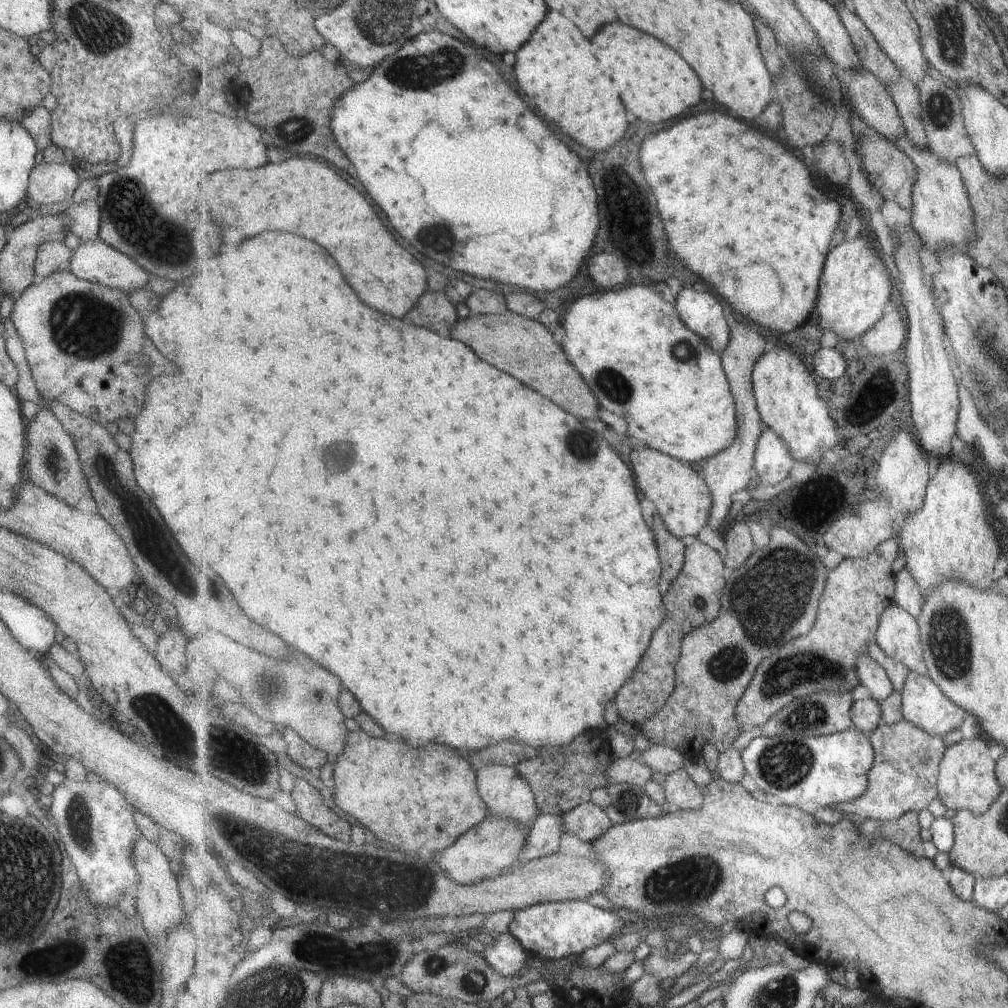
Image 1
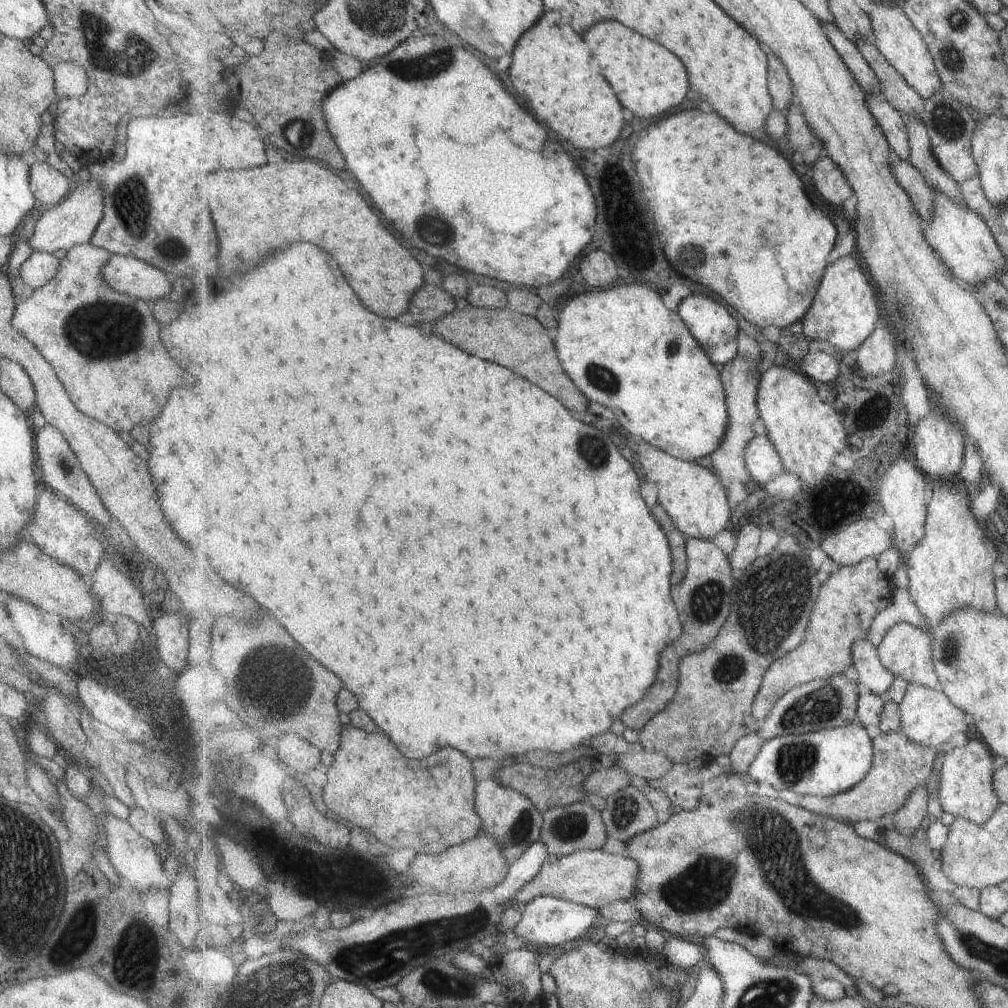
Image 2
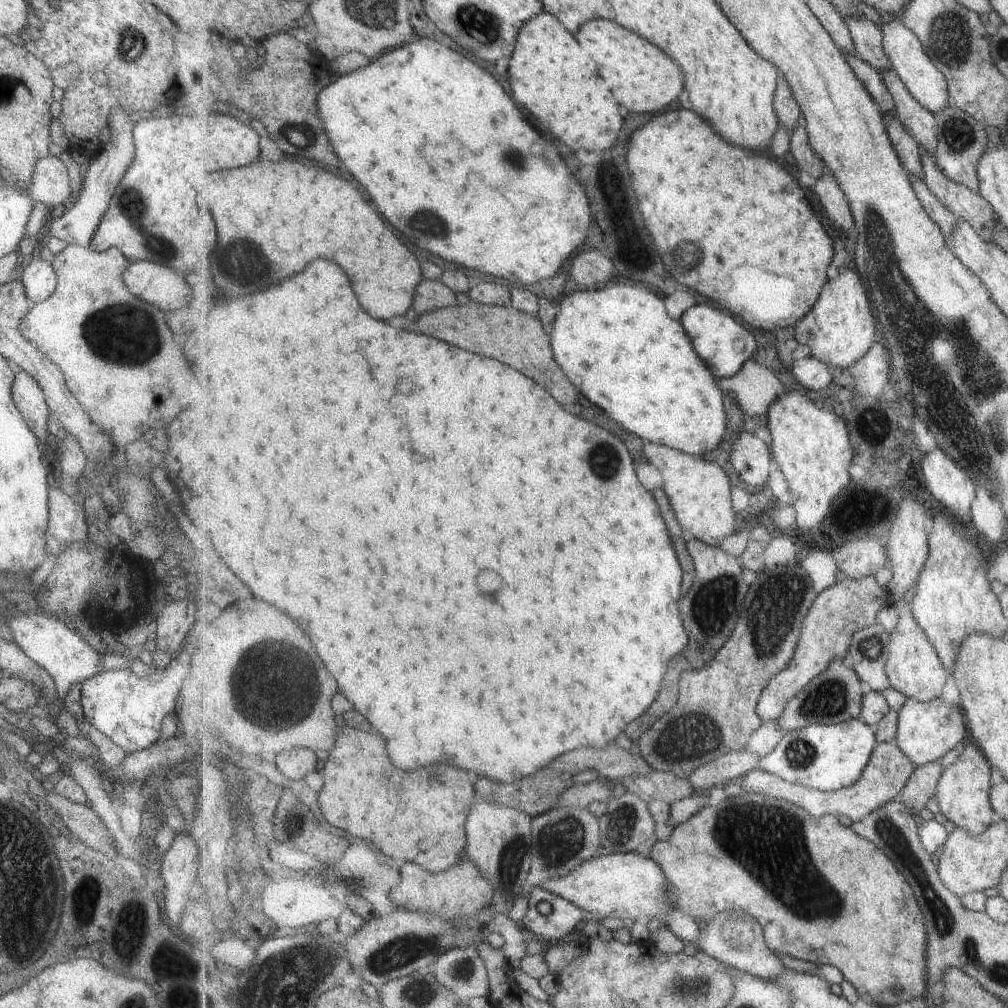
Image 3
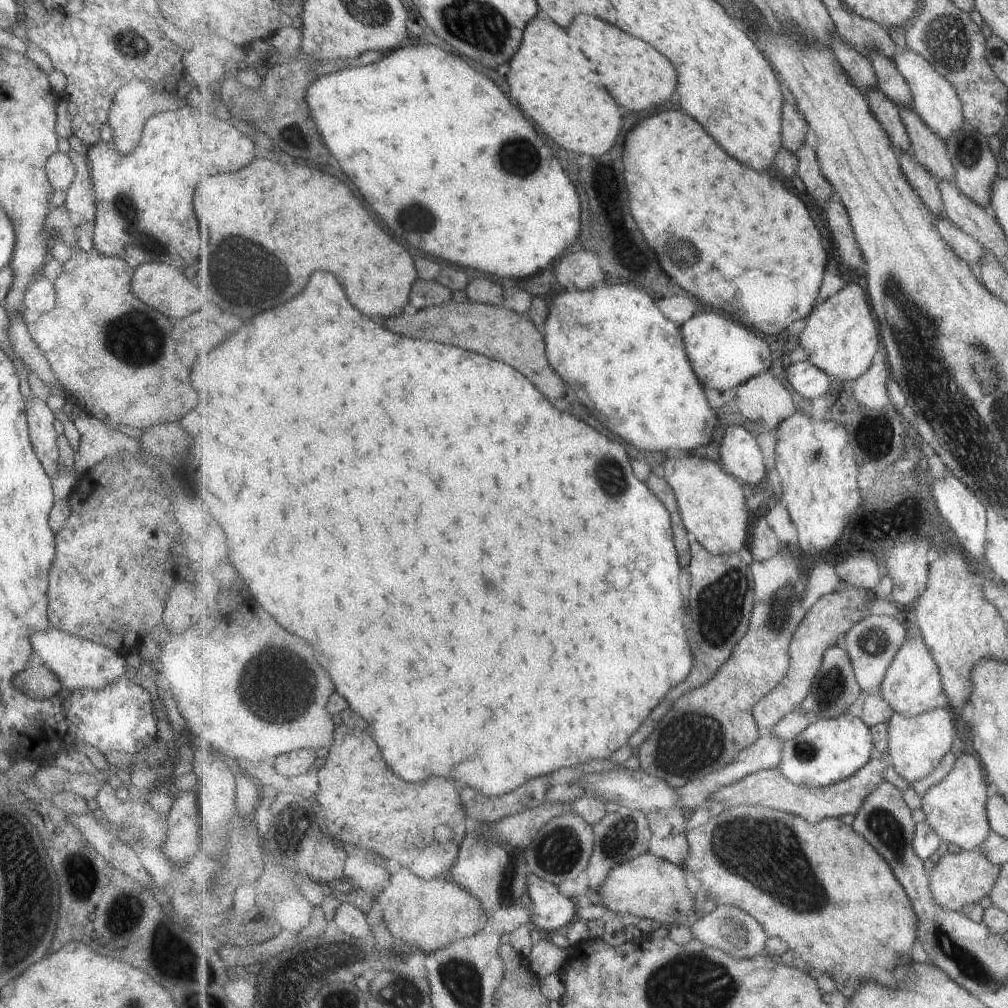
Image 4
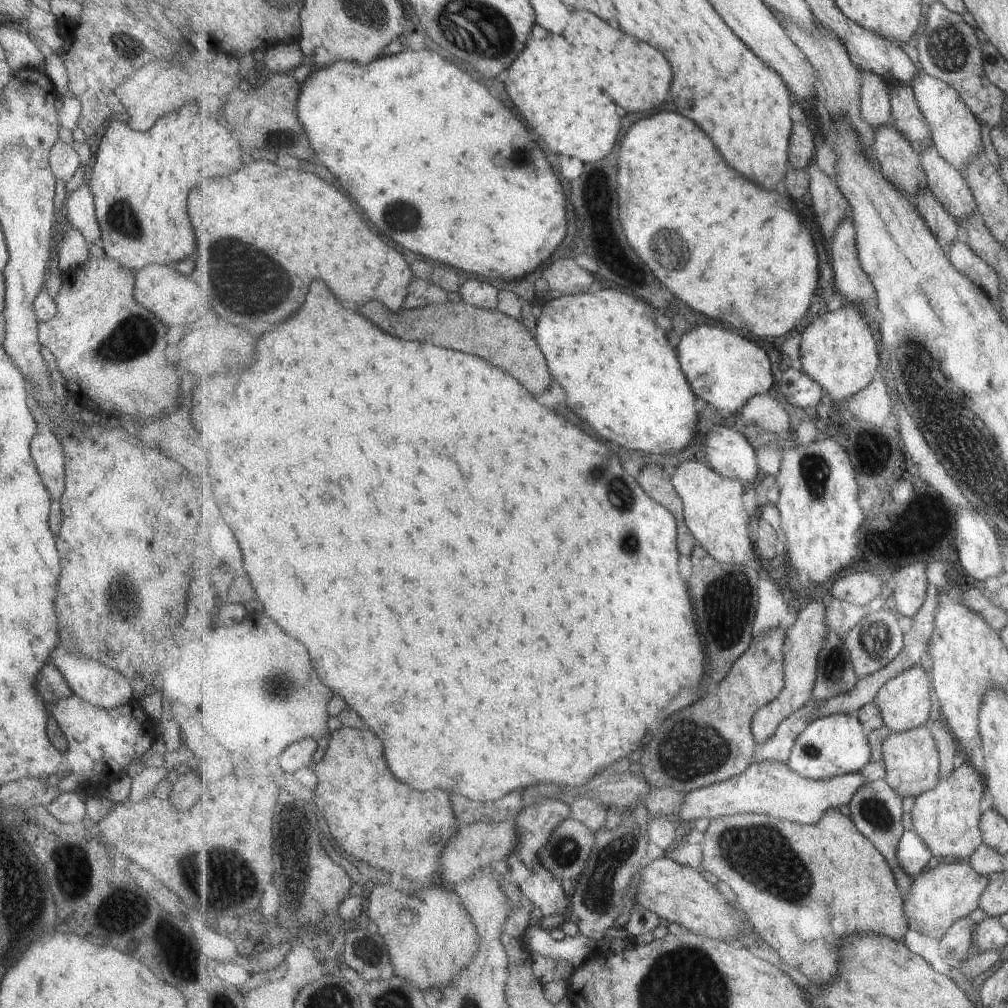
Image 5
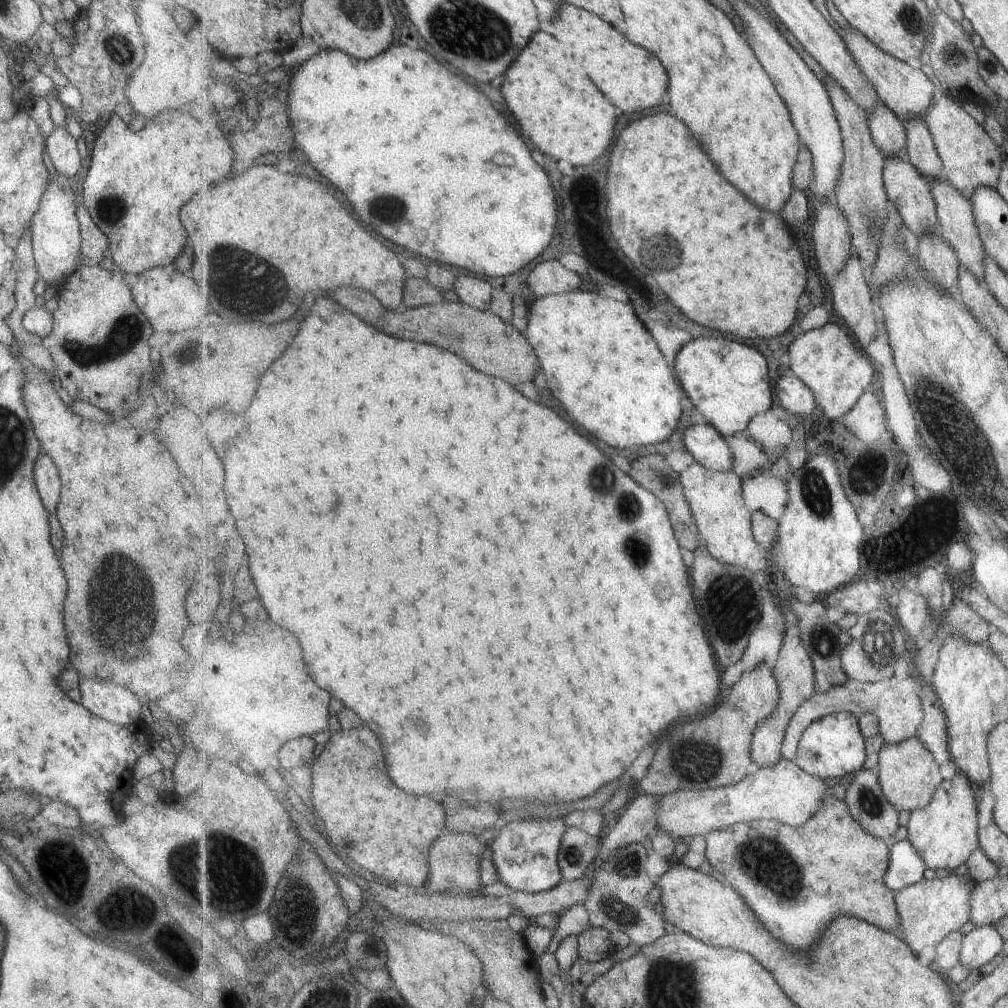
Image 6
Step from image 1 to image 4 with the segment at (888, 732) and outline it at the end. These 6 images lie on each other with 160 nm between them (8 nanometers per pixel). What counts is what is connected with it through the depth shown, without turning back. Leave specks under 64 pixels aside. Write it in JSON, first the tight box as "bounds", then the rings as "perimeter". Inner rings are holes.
{"bounds":[706,755,891,822],"perimeter":[[[888,755],[881,759],[873,759],[863,769],[859,770],[851,778],[826,786],[823,788],[809,788],[797,785],[785,778],[781,769],[767,769],[759,771],[735,782],[735,784],[725,785],[709,796],[706,806],[713,802],[718,802],[725,808],[733,806],[769,806],[773,810],[783,810],[789,814],[797,814],[809,822],[821,822],[825,818],[839,818],[839,816],[856,816],[860,812],[861,805],[867,801],[869,795],[883,782],[883,770],[891,764]]]}

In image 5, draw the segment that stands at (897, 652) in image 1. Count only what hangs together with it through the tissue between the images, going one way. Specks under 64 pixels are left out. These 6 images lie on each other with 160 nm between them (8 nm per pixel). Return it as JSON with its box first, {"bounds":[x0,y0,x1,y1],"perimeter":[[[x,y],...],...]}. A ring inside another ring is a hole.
{"bounds":[875,663,933,733],"perimeter":[[[921,663],[913,668],[898,674],[895,678],[885,683],[877,693],[875,703],[882,712],[885,724],[893,733],[905,732],[917,727],[922,727],[929,722],[933,712],[933,678],[924,669]]]}

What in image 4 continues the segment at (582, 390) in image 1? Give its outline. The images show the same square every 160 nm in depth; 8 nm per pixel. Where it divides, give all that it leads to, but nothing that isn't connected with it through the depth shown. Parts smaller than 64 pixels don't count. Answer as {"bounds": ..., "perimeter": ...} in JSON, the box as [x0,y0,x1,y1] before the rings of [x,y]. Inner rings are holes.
{"bounds":[401,300,565,400],"perimeter":[[[468,300],[460,304],[451,302],[436,306],[436,308],[427,308],[427,310],[417,312],[417,316],[405,314],[403,320],[405,320],[405,324],[403,324],[405,330],[401,334],[405,334],[405,336],[425,338],[425,340],[427,338],[441,340],[447,345],[473,350],[473,352],[485,354],[489,358],[497,358],[511,366],[515,364],[515,368],[521,370],[521,374],[525,374],[547,398],[555,400],[565,394],[563,378],[549,366],[545,335],[537,330],[537,326],[530,319],[527,320],[525,315],[517,311],[512,311],[505,306],[498,307]],[[489,334],[491,334],[493,344],[489,344],[489,340],[487,340]]]}

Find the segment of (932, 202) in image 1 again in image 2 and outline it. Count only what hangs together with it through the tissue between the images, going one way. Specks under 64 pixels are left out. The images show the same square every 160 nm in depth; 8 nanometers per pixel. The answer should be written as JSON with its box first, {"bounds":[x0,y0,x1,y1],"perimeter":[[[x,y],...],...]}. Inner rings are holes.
{"bounds":[924,187,1006,285],"perimeter":[[[933,187],[936,211],[932,222],[924,226],[924,235],[928,243],[941,255],[941,258],[949,265],[953,274],[960,280],[975,285],[983,281],[995,279],[1002,271],[1006,270],[1004,255],[989,230],[988,223],[981,215],[968,208],[962,207],[949,195]]]}

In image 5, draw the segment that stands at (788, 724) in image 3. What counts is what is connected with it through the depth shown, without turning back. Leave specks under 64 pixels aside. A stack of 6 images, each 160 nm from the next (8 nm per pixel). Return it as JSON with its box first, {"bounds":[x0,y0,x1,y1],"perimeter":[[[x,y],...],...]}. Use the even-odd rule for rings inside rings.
{"bounds":[813,629,858,702],"perimeter":[[[831,629],[827,633],[825,646],[819,653],[813,702],[827,701],[851,692],[858,684],[858,679],[847,645]]]}

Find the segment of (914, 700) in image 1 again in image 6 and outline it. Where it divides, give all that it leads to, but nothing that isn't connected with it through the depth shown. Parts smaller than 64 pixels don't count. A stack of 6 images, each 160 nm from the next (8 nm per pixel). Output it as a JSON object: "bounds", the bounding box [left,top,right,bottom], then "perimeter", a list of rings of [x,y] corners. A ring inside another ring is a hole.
{"bounds":[877,736,944,813],"perimeter":[[[915,736],[898,745],[886,743],[880,750],[877,775],[889,802],[892,802],[897,810],[909,810],[912,813],[929,806],[933,797],[936,796],[936,792],[944,781],[939,768],[941,768],[940,762],[937,762],[932,751],[918,736]]]}

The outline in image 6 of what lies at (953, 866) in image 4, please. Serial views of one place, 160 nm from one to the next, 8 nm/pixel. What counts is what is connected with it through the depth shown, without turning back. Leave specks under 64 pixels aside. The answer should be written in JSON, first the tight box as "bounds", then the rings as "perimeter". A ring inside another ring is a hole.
{"bounds":[896,872,975,956],"perimeter":[[[948,872],[944,877],[922,880],[896,893],[896,903],[902,920],[900,932],[912,951],[919,956],[927,947],[941,944],[952,932],[958,931],[971,918],[972,890],[975,882],[965,884],[959,874]]]}

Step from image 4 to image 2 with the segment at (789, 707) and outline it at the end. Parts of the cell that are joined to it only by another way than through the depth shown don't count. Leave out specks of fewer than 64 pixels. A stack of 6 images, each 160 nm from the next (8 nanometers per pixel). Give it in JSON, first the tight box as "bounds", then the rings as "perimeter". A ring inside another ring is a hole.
{"bounds":[753,557,894,721],"perimeter":[[[875,557],[859,564],[841,567],[833,573],[831,580],[821,586],[821,598],[817,600],[809,624],[809,638],[795,652],[776,660],[764,674],[760,693],[753,703],[753,714],[764,721],[777,701],[790,690],[813,682],[825,680],[843,673],[854,664],[852,646],[869,636],[875,617],[894,601],[894,584],[891,576],[879,570]]]}

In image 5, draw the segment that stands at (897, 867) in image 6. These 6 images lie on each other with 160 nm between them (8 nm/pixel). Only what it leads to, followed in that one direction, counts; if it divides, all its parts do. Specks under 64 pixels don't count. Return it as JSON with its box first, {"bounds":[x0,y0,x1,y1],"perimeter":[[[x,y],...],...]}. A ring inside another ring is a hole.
{"bounds":[897,830,933,878],"perimeter":[[[915,830],[904,832],[899,849],[897,849],[897,858],[900,867],[908,875],[917,878],[929,866],[933,856],[932,850]]]}

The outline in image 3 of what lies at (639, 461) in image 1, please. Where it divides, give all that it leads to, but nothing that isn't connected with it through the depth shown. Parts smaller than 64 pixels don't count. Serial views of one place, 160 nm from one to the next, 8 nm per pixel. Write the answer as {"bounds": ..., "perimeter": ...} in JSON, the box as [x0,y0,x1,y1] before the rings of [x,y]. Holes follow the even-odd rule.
{"bounds":[643,442,739,547],"perimeter":[[[644,442],[643,452],[651,464],[663,475],[665,492],[676,511],[677,520],[684,527],[685,534],[701,539],[714,547],[721,547],[723,541],[736,531],[739,513],[734,506],[732,485],[729,476],[715,462],[703,460],[700,456],[690,455],[674,448]]]}

